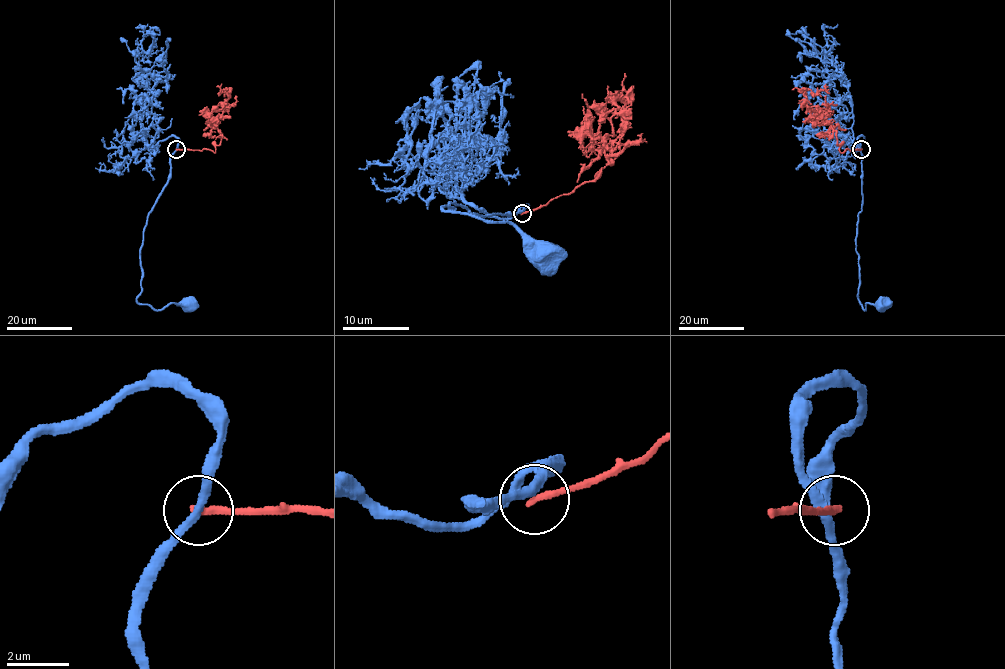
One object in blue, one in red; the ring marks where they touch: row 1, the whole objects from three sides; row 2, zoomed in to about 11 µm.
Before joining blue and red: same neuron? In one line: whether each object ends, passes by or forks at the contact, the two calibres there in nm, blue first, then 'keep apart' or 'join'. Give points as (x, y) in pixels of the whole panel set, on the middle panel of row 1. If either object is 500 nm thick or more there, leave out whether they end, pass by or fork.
blue passes by; red ends; calibres 280 and 240 nm; keep apart

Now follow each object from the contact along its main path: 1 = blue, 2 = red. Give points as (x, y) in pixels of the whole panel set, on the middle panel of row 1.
1: (523, 212), (478, 215), (451, 202), (453, 210), (441, 208), (516, 225), (540, 240), (546, 252)
2: (523, 213), (593, 182), (611, 165), (599, 122), (624, 97), (628, 118), (613, 142)

